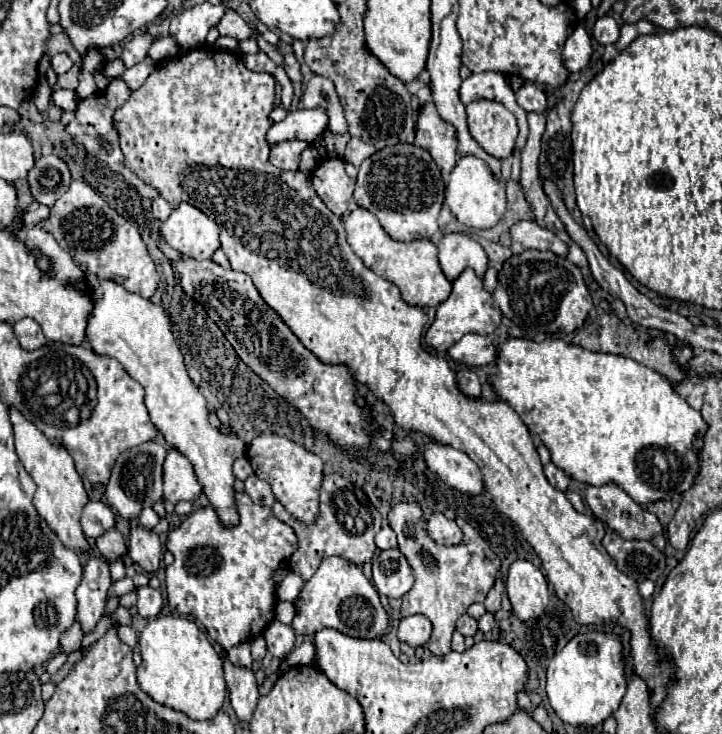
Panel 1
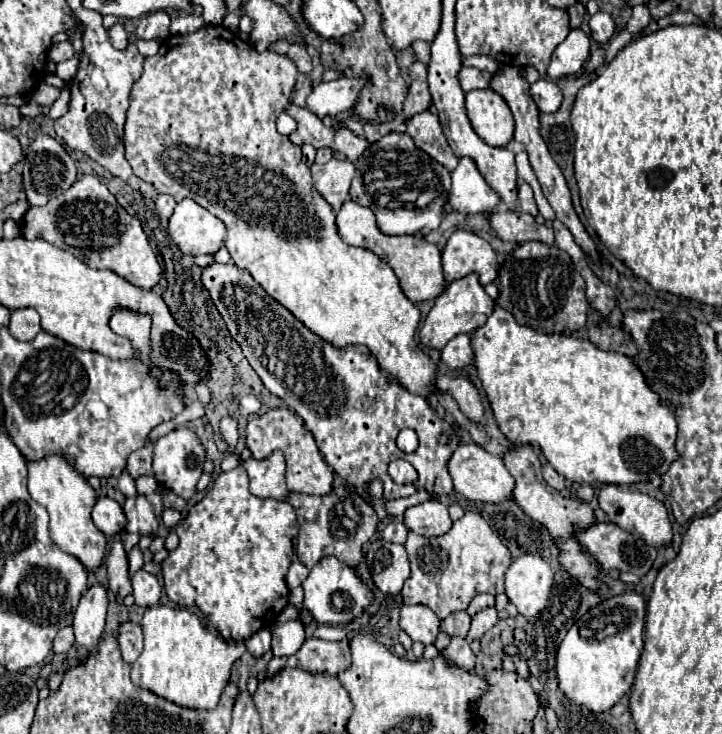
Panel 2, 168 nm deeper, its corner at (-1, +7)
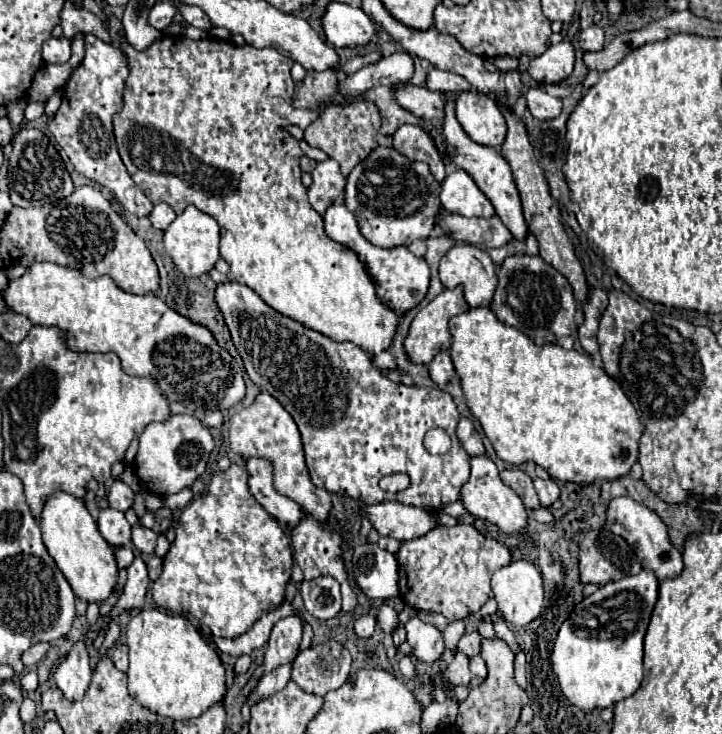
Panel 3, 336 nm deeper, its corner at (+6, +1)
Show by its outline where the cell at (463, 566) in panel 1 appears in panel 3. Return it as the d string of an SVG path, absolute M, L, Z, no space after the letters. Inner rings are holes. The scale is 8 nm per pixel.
M457 523L453 527L437 525L427 535L401 543L397 551L399 575L405 581L405 593L399 593L405 605L415 611L443 613L449 621L465 619L477 613L481 605L493 597L489 585L491 575L511 561L511 553L495 539L483 537L473 525Z

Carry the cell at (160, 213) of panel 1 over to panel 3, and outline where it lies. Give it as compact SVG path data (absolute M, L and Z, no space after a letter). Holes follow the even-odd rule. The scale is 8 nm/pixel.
M157 203L157 205L153 207L151 215L149 215L153 227L155 227L155 229L163 229L163 231L171 225L171 221L173 221L175 217L177 217L175 211L173 211L167 203Z

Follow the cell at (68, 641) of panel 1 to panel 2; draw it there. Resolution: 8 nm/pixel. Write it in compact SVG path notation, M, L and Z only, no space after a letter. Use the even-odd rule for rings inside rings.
M64 627L58 631L56 639L54 639L54 653L68 653L70 649L74 647L74 633L72 633L72 627Z

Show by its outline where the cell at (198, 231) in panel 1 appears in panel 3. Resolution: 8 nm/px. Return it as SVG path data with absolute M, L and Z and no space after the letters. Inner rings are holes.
M189 205L181 215L175 217L175 221L165 229L163 235L163 245L167 253L171 255L173 263L181 269L183 275L189 277L199 277L207 273L215 261L219 259L219 225L213 217L205 215L197 207Z

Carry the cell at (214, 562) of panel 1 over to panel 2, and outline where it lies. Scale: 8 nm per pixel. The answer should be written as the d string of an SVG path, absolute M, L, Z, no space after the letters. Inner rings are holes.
M242 465L230 469L230 471L222 471L216 479L214 479L214 485L208 489L208 493L194 505L186 511L184 519L180 521L180 525L176 527L176 533L180 537L180 545L170 551L170 555L162 561L162 575L164 575L164 591L168 595L168 599L172 603L176 603L178 607L198 607L206 617L208 621L214 625L214 629L226 639L226 641L244 641L248 639L252 633L272 625L280 611L288 605L288 585L286 585L286 573L288 573L288 567L292 563L290 555L294 555L294 543L292 543L292 537L296 537L298 533L298 525L296 525L296 511L292 509L290 503L282 503L282 501L272 501L272 499L258 499L254 497L250 491L248 491L248 475L246 475L246 469Z

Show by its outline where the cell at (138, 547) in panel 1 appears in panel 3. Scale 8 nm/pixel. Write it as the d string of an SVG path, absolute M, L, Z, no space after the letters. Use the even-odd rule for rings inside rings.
M115 481L113 487L109 489L107 501L109 501L109 507L125 513L133 507L133 491L123 481Z

